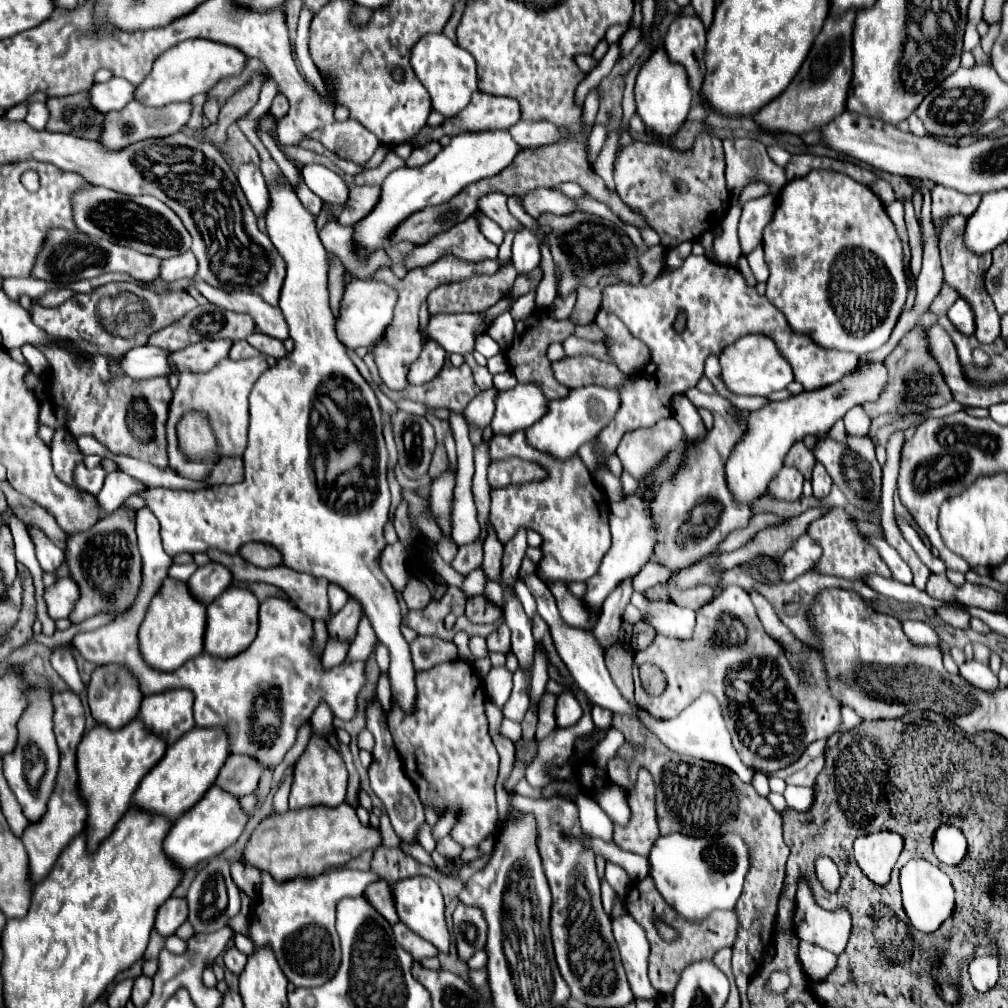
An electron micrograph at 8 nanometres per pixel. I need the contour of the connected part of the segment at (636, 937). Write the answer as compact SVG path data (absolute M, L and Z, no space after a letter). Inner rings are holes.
M628 914L612 920L612 932L622 956L622 964L626 968L628 984L634 994L634 1000L656 1000L658 992L652 988L646 976L648 964L648 940L644 930L638 926L634 918Z

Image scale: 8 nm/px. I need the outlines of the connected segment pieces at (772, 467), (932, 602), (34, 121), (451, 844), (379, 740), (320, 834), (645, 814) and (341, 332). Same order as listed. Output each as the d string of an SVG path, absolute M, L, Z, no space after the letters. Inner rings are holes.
M884 360L858 364L848 376L830 384L828 388L818 388L810 392L794 394L780 402L770 402L760 410L750 412L748 426L750 430L744 434L732 456L726 464L728 488L738 502L754 504L766 490L768 482L782 468L784 456L790 446L804 436L824 436L836 420L840 420L854 406L862 406L864 402L876 402L888 384L888 368L884 368Z
M866 574L864 584L870 586L874 592L888 596L888 598L894 598L894 600L900 600L900 602L916 602L916 604L924 604L924 606L930 606L934 609L938 609L946 603L942 600L930 598L926 592L918 592L912 584L906 586L906 584L900 584L892 578L882 578L876 574Z
M30 102L30 104L28 104L26 122L32 124L32 128L36 128L36 130L46 128L46 122L48 122L48 110L46 110L46 104L42 104L42 102Z
M446 836L446 838L440 838L440 840L436 842L436 850L438 850L442 856L458 858L464 848L460 848L450 836Z
M374 700L374 704L368 708L366 712L366 724L368 724L368 730L374 734L376 738L376 746L374 746L374 762L368 770L368 776L370 776L370 788L374 790L374 794L384 802L386 806L386 812L390 816L390 822L396 830L396 834L400 836L400 840L404 842L416 842L414 836L416 836L416 830L424 824L424 804L420 804L420 798L416 796L416 786L412 784L412 780L408 780L408 776L404 774L404 768L402 768L402 760L398 756L398 752L394 750L394 742L392 742L392 736L390 736L390 730L386 726L386 718L382 714L382 708L380 704Z
M344 802L336 808L316 806L288 810L284 814L272 812L252 832L244 848L242 862L254 866L260 872L268 872L276 882L284 882L296 876L318 876L326 868L342 866L348 860L360 856L364 850L376 848L380 844L380 832L370 826L362 826L356 810Z
M640 768L638 772L638 780L636 784L626 790L626 800L628 800L628 806L630 806L630 822L628 826L618 826L614 824L614 834L612 834L612 840L618 848L626 850L626 852L634 852L634 854L640 854L640 856L648 856L648 852L652 850L652 844L656 842L656 838L660 836L658 834L658 824L656 824L656 802L654 802L654 780L652 780L652 774L646 770L646 768Z
M352 280L346 286L342 304L340 304L340 318L336 322L336 334L342 340L344 346L348 348L358 348L358 346L366 346L370 348L370 344L384 334L384 328L388 328L388 324L392 322L394 316L394 306L396 306L396 288L392 288L390 284L384 284L382 280Z

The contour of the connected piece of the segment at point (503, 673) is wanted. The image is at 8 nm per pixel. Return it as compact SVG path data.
M500 666L500 668L492 668L488 672L488 676L484 678L484 694L486 698L502 708L508 698L510 698L510 692L512 692L512 674L506 670L506 666Z

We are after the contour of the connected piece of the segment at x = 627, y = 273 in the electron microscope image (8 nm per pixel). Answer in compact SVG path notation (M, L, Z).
M574 212L568 216L544 214L538 222L552 228L548 246L552 248L552 258L562 272L560 296L568 296L578 286L594 288L600 276L618 276L622 282L628 284L638 284L642 280L636 246L618 226L610 224L608 220L586 212Z

